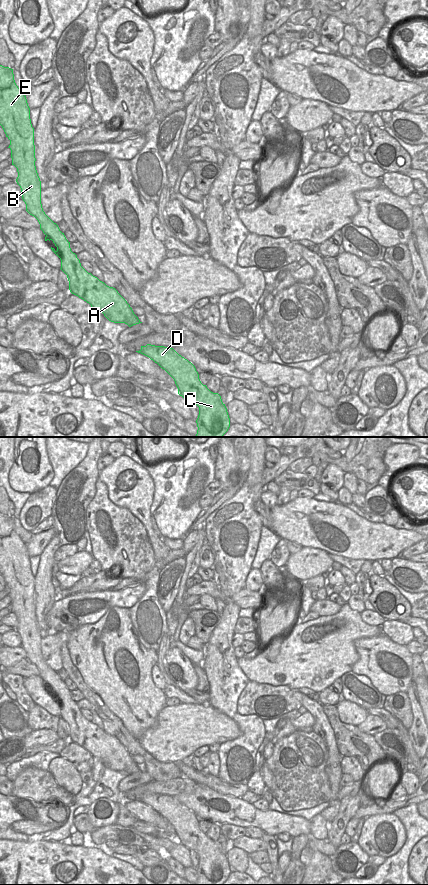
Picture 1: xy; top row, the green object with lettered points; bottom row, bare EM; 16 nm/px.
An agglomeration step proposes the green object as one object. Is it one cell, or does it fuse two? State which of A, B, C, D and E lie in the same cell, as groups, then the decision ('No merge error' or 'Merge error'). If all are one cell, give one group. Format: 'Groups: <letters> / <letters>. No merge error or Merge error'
Groups: A B C D E. No merge error

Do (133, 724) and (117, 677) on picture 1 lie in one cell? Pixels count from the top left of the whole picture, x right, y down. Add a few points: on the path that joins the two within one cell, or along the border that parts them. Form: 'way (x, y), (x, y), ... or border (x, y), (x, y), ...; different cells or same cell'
way (133, 712), (133, 697), (127, 689); same cell

